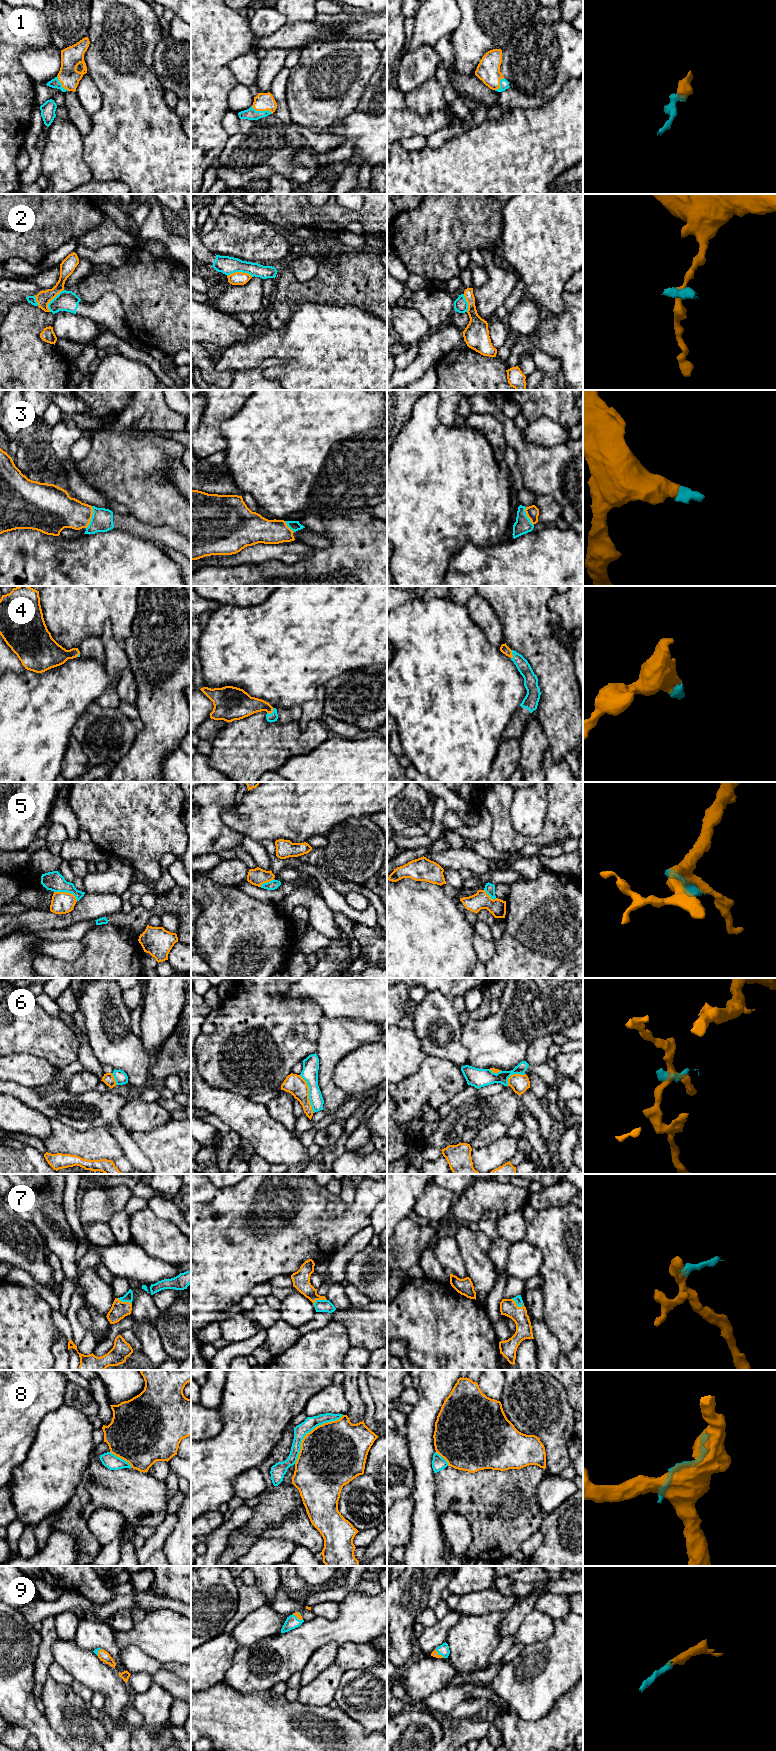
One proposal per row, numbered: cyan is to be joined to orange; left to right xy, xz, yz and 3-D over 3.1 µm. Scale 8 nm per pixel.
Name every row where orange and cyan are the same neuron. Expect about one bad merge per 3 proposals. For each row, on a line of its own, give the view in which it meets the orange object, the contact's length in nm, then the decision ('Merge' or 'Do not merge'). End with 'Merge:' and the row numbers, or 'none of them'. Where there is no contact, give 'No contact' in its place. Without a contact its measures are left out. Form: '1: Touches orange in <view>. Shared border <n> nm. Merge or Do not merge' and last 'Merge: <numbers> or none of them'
1: Touches orange in xz. Shared border 190 nm. Merge
2: Touches orange in xz. Shared border 200 nm. Do not merge
3: Touches orange in xy. Shared border 190 nm. Merge
4: Touches orange in xz. Shared border 80 nm. Merge
5: Touches orange in xy. Shared border 200 nm. Do not merge
6: Touches orange in xz. Shared border 320 nm. Do not merge
7: Touches orange in yz. Shared border 120 nm. Merge
8: Touches orange in xz. Shared border 550 nm. Do not merge
9: Touches orange in yz. Shared border 100 nm. Merge
Merge: 1, 3, 4, 7, 9

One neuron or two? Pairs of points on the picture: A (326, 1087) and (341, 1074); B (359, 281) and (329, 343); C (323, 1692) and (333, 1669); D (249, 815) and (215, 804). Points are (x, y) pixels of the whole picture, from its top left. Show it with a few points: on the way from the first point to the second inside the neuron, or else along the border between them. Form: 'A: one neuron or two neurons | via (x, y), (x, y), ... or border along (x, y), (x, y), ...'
A: two neurons | border along (340, 1059), (333, 1073), (333, 1081), (346, 1094)
B: two neurons | border along (324, 304), (356, 306), (369, 314)
C: one neuron | via (324, 1686), (331, 1675)
D: two neurons | border along (234, 803), (222, 812), (222, 820), (238, 831)

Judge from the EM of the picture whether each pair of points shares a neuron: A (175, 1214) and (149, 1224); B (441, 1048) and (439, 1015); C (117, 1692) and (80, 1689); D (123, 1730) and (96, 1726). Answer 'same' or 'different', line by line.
A: different
B: same
C: different
D: different

